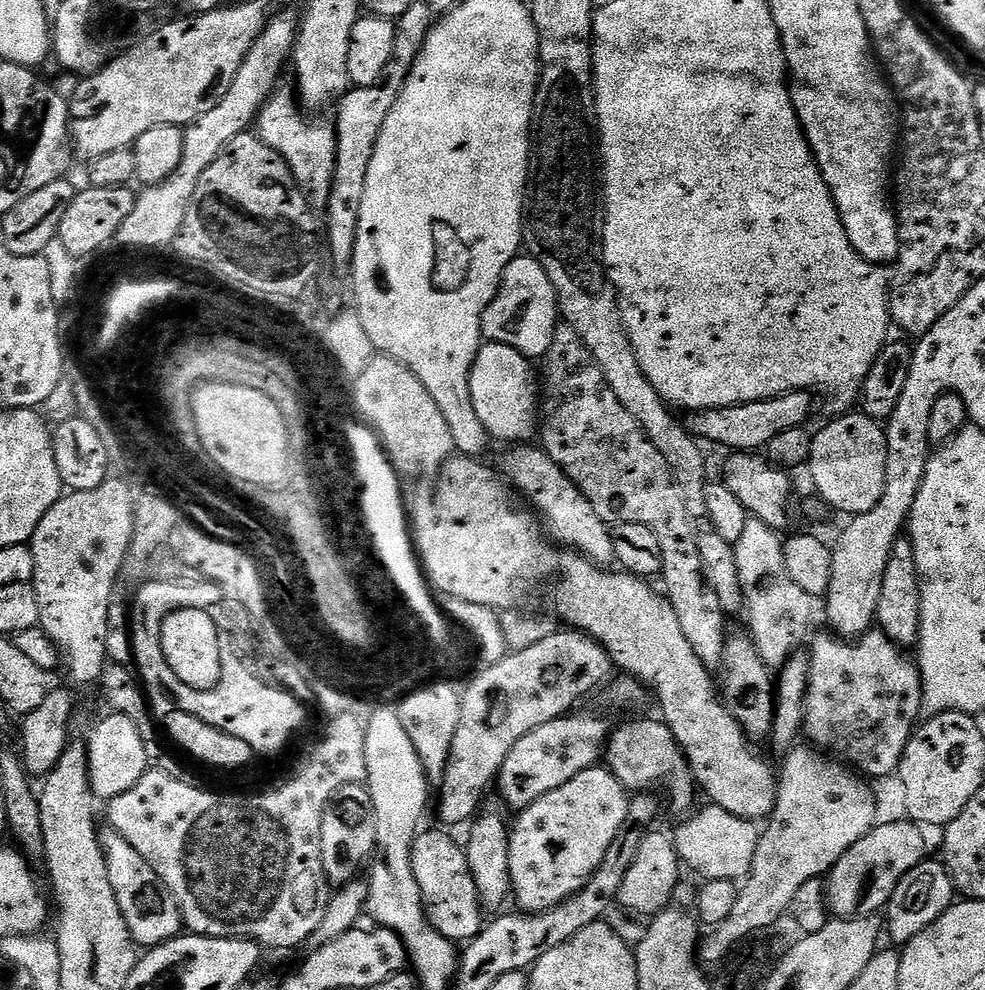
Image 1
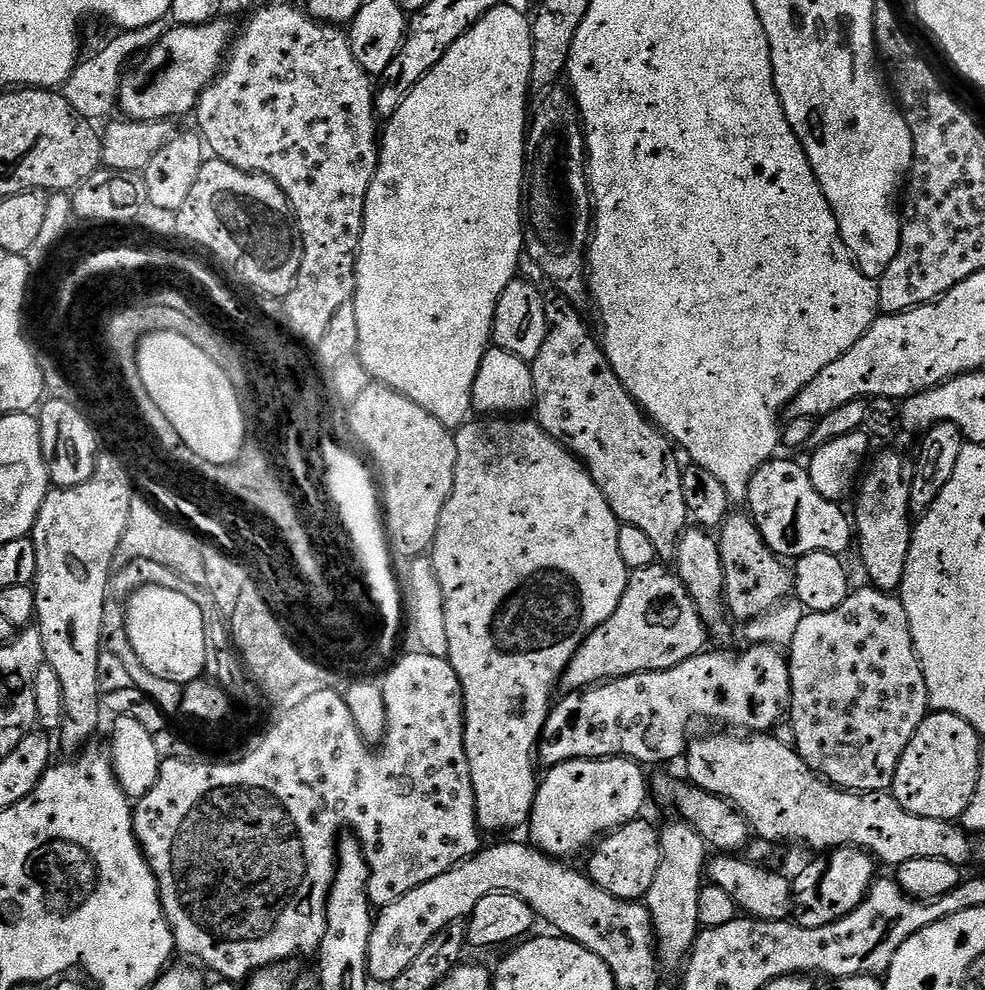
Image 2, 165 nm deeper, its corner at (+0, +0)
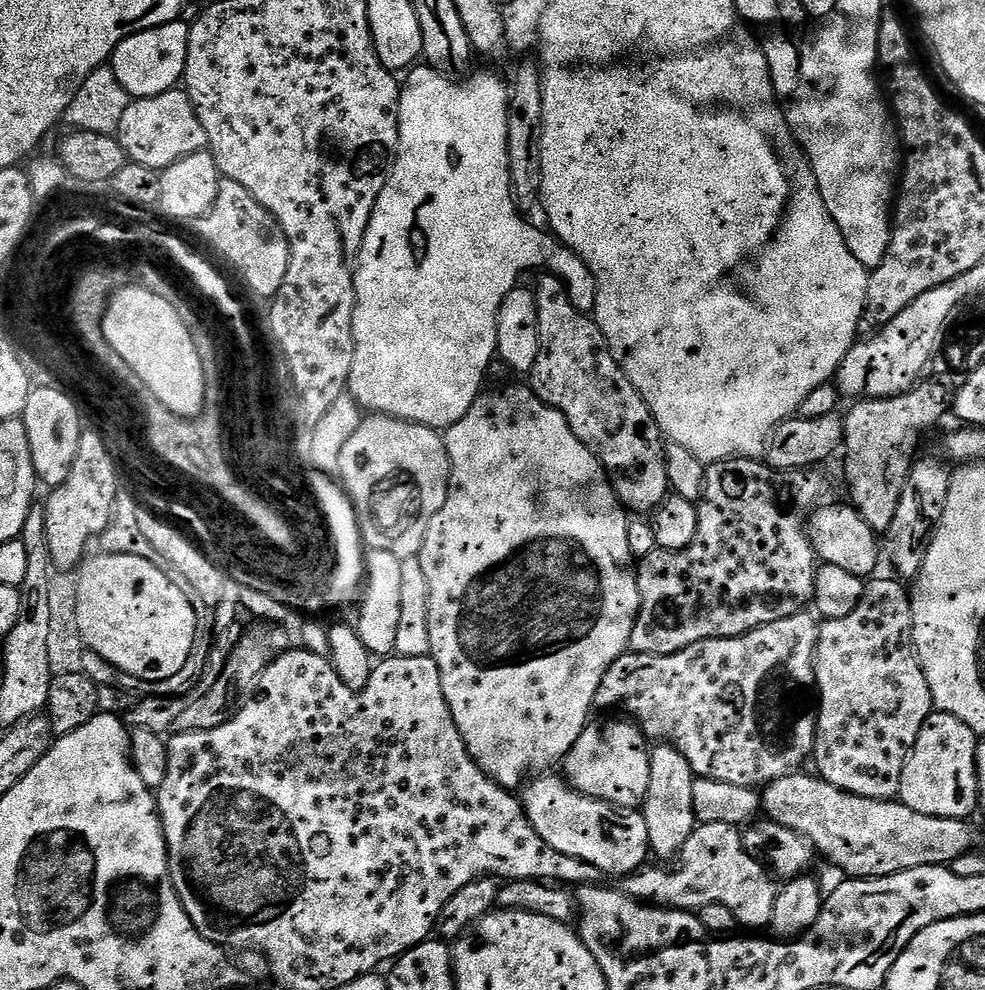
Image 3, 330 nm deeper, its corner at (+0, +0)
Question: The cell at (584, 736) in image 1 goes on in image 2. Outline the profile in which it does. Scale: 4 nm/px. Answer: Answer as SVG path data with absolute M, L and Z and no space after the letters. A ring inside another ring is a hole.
M752 644L739 656L736 652L705 650L694 658L686 658L678 666L661 672L630 674L617 680L597 684L579 692L568 692L565 700L555 705L540 735L538 760L545 769L571 760L601 760L611 756L626 756L641 766L668 764L685 755L690 743L688 727L692 720L709 720L725 724L728 730L743 730L748 734L768 734L785 719L792 702L792 669L790 660L772 644Z

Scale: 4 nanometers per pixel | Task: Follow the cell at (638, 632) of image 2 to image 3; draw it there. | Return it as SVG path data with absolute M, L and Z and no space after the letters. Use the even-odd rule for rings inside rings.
M759 459L720 460L717 464L707 465L704 470L704 489L700 495L699 503L696 504L698 532L694 534L694 542L690 542L690 546L677 552L654 551L639 561L636 581L640 591L640 613L636 619L634 630L630 634L629 649L651 656L665 656L666 654L674 654L694 642L734 638L747 632L753 632L755 628L770 626L770 622L782 622L782 618L790 618L794 614L805 611L813 603L812 595L814 594L814 582L818 567L816 552L808 540L806 525L808 517L816 511L821 503L820 484L808 476L811 475L805 474L803 471L793 472L787 476L785 473L777 472L774 468L769 468L767 463L761 462Z

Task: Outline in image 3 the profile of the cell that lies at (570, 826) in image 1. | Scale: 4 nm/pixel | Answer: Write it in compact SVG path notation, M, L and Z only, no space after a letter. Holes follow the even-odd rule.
M624 720L589 723L564 757L562 768L567 783L583 796L593 796L621 810L636 810L643 805L650 786L650 741L635 723Z

